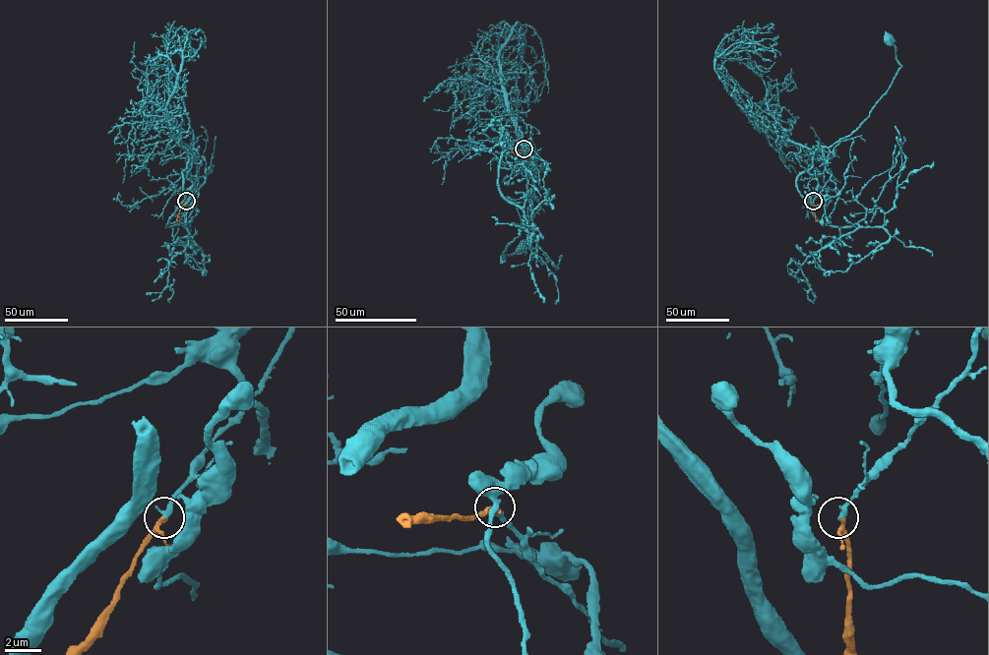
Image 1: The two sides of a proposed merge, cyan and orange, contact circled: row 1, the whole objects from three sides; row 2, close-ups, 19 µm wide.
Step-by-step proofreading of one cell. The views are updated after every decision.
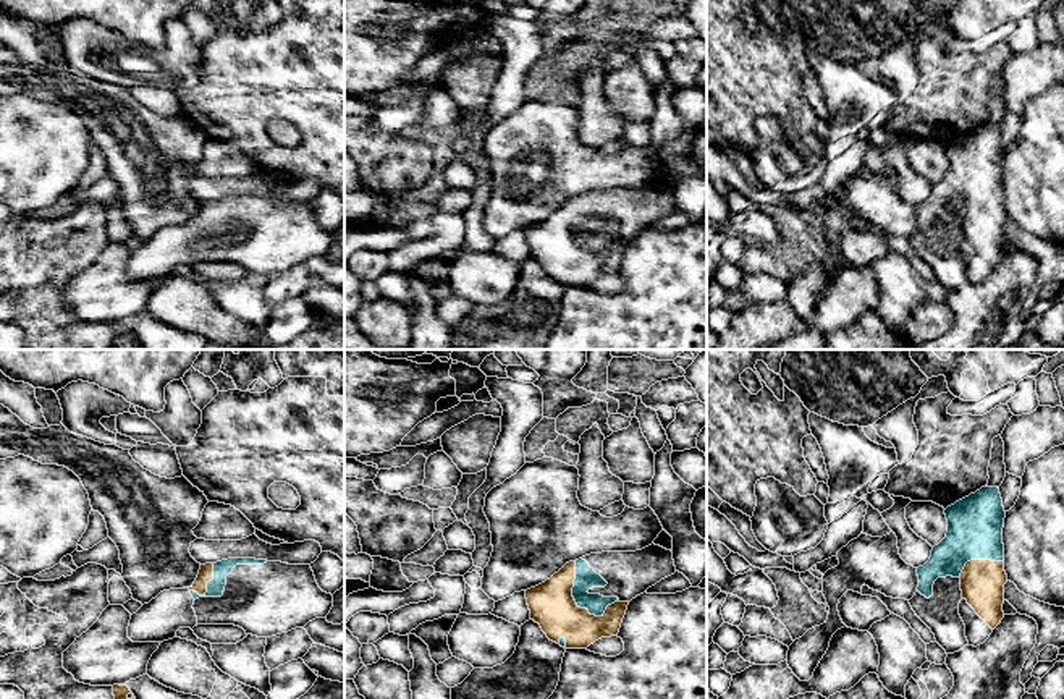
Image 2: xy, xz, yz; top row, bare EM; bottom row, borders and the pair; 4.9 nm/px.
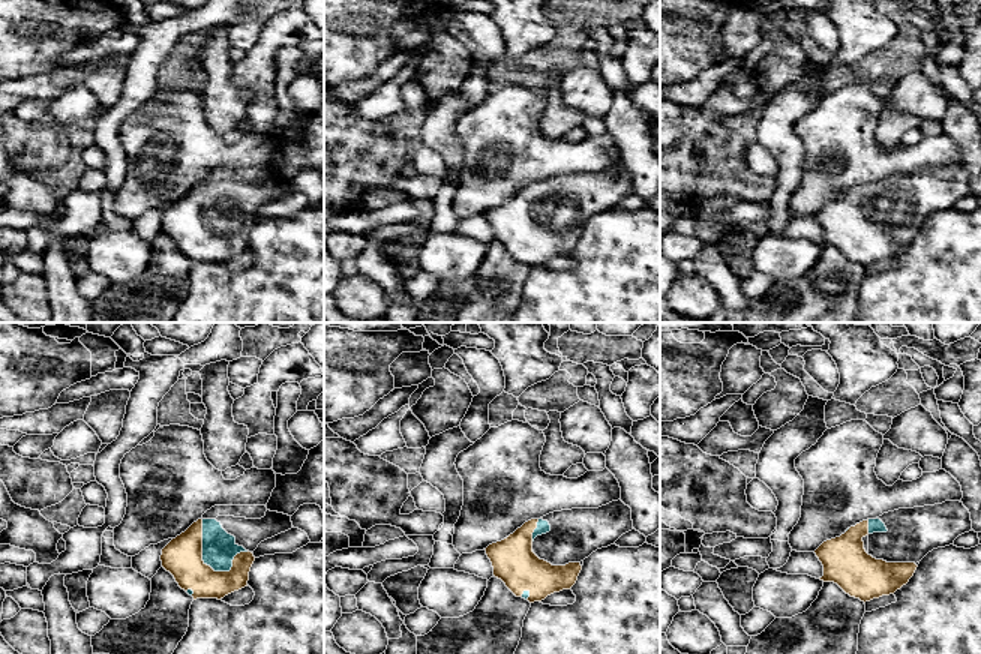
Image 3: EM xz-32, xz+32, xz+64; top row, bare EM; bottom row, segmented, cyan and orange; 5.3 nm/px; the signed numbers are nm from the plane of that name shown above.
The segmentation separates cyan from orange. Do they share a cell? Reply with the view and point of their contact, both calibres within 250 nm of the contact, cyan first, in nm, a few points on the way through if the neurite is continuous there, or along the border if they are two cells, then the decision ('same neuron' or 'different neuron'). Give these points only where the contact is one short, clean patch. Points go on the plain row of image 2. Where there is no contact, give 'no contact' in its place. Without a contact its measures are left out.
xz (573, 233) | 110/220 nm | same neuron

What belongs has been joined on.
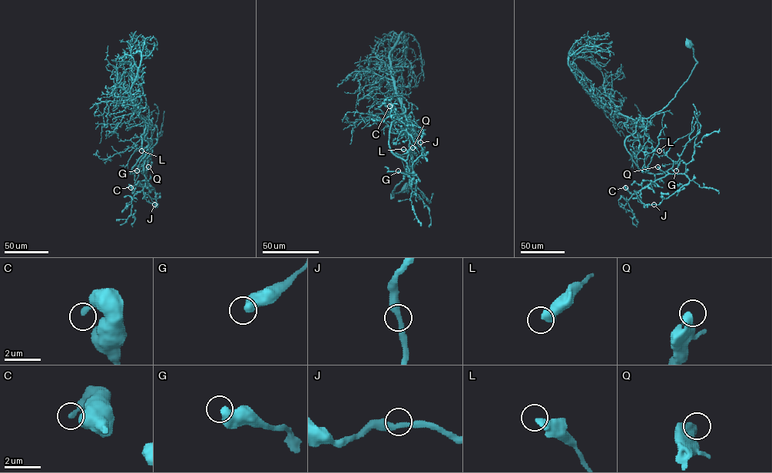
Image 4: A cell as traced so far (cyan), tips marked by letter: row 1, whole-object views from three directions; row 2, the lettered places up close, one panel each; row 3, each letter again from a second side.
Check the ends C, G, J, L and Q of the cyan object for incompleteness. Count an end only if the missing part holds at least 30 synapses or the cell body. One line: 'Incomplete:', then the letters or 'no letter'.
Incomplete: no letter

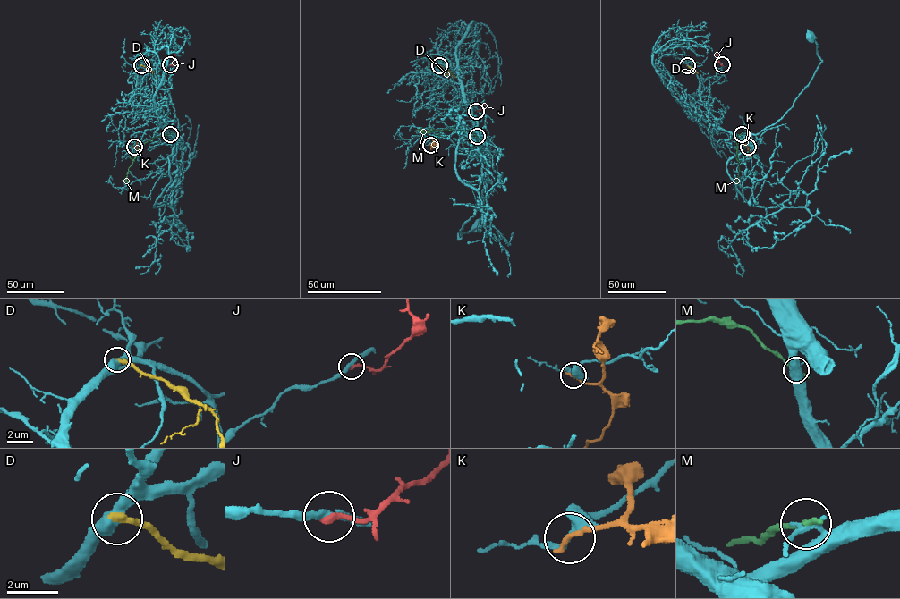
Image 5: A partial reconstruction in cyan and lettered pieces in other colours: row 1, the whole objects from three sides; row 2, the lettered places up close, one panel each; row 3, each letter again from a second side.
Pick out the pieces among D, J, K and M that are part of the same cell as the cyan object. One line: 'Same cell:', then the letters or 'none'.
Same cell: D

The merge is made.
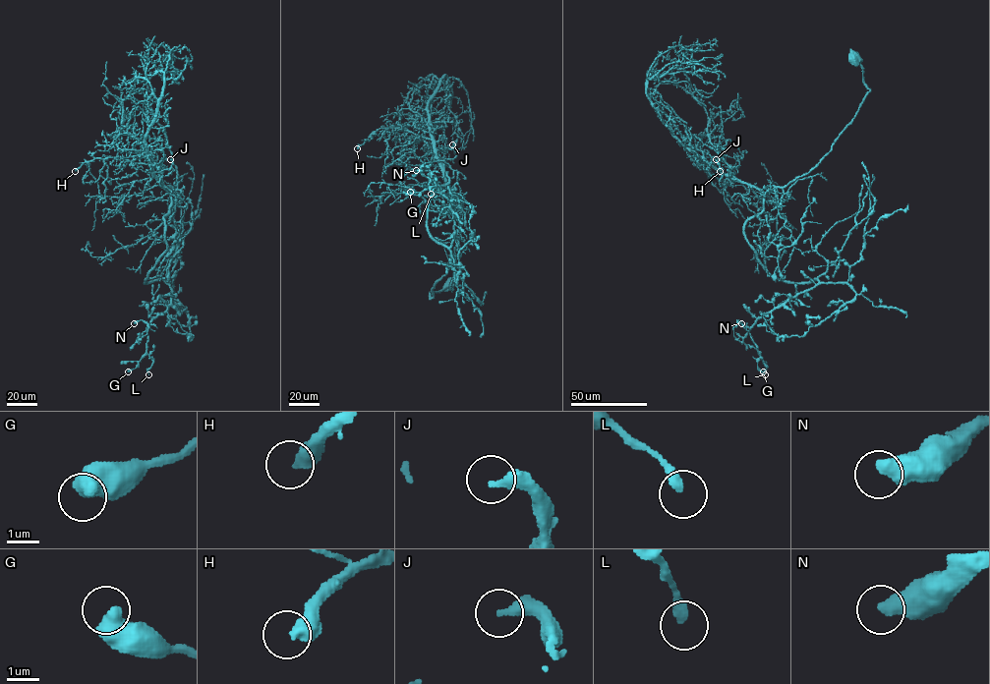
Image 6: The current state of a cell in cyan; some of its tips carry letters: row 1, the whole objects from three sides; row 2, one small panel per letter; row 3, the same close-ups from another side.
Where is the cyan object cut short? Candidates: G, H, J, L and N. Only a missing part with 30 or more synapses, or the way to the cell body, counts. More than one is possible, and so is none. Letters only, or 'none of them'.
H

